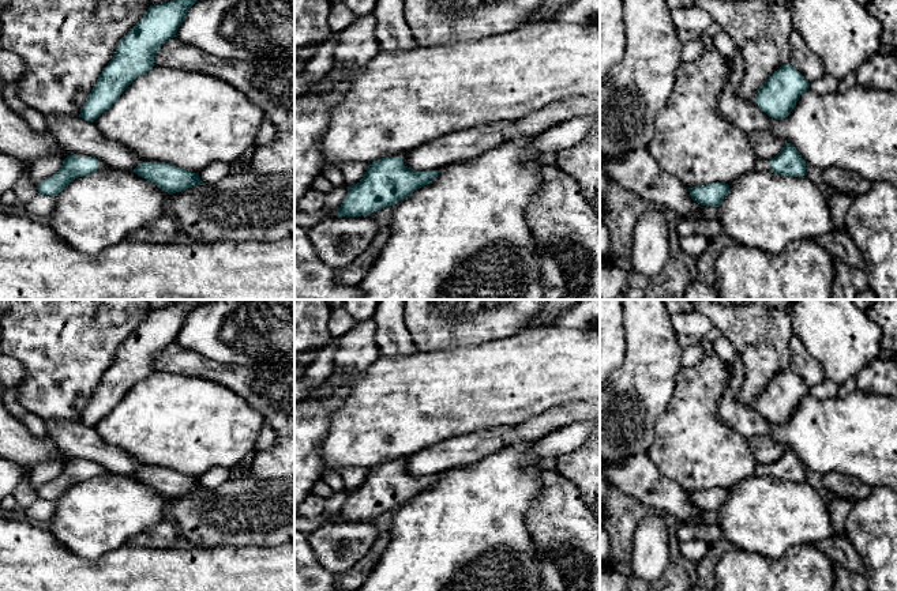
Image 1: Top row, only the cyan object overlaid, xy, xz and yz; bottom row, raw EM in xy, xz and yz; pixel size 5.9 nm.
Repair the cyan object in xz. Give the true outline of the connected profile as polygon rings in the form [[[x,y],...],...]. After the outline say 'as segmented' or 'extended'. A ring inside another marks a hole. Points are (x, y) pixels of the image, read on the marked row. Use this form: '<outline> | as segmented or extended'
[[[401,151],[369,163],[363,178],[348,187],[348,195],[335,211],[338,217],[361,217],[395,206],[438,177],[438,170],[412,170],[404,165],[405,159],[406,151]]] | extended

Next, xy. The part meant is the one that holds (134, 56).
[[[172,0],[150,5],[143,18],[120,39],[113,59],[98,76],[79,117],[94,123],[140,75],[154,67],[161,46],[176,37],[188,10],[198,0]]] | as segmented

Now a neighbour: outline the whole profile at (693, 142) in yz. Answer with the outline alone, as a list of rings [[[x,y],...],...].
[[[705,49],[694,61],[680,63],[675,86],[657,114],[656,132],[648,148],[656,163],[687,188],[712,182],[729,185],[754,170],[758,159],[748,135],[720,116],[718,97],[728,78],[728,60],[717,49]]]

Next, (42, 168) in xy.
[[[52,155],[45,158],[38,158],[33,162],[30,169],[30,180],[38,185],[42,180],[56,174],[63,166],[63,159],[60,157]]]

